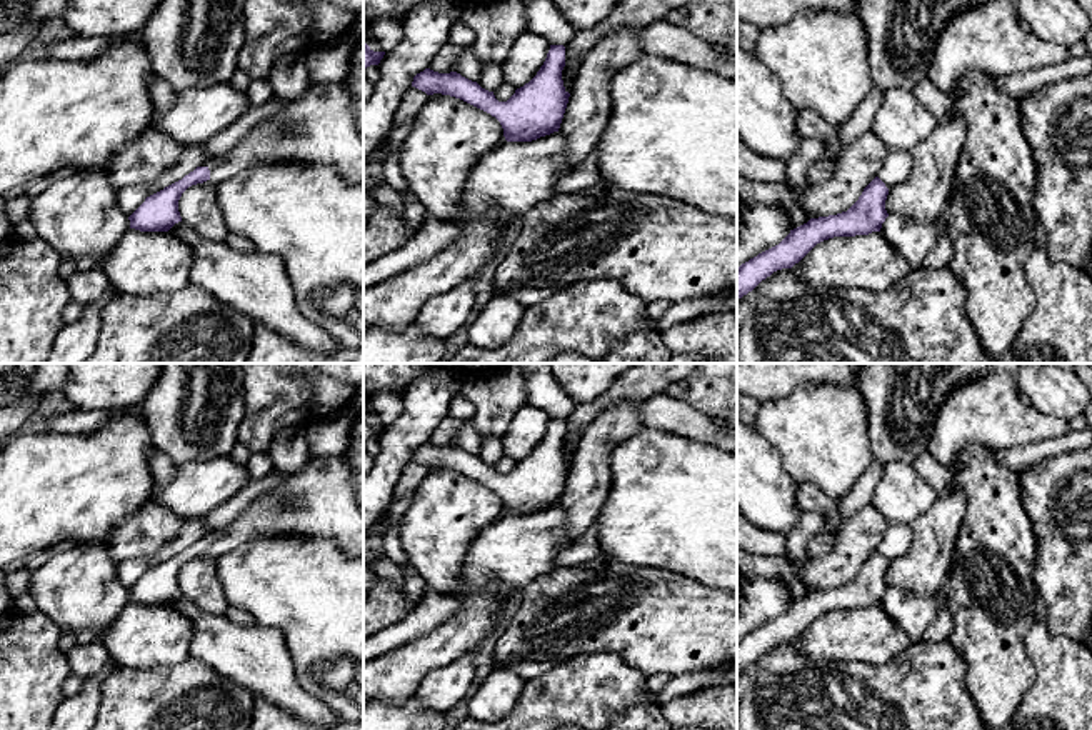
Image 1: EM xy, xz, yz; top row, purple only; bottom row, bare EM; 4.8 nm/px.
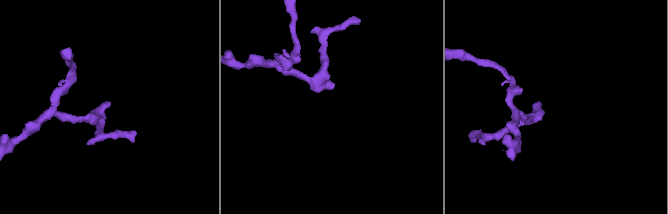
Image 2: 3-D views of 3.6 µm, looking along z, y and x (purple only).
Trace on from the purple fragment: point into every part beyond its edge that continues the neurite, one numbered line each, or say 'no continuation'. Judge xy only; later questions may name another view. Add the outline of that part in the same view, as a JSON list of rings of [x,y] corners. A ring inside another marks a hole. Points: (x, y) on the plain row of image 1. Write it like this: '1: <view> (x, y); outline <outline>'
1: xy (319, 500); outline [[[310,457],[230,525],[210,532],[210,555],[280,535],[333,540],[345,555],[363,557],[363,513],[343,457]]]

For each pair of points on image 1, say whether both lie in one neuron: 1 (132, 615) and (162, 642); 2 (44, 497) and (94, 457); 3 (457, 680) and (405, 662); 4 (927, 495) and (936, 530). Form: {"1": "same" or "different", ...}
{"1": "same", "2": "same", "3": "different", "4": "different"}

